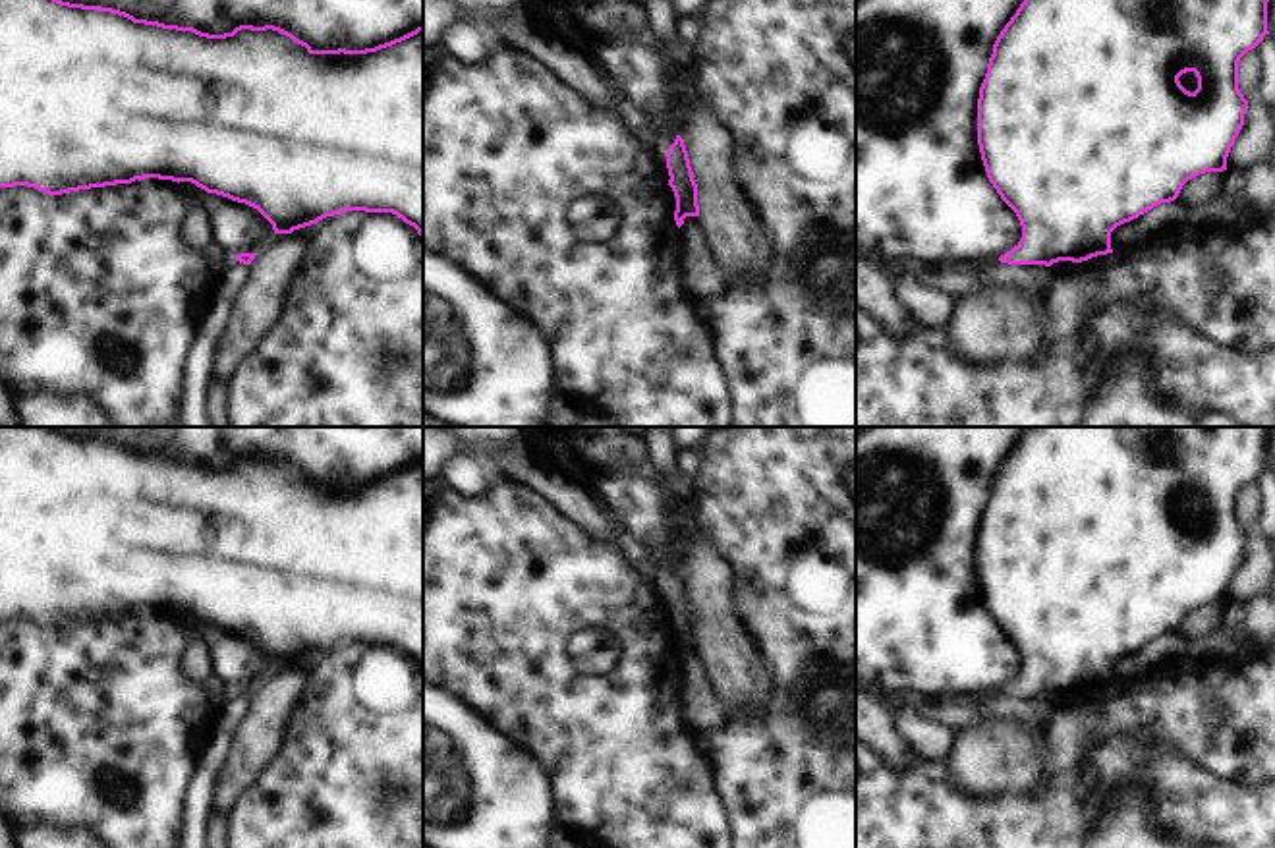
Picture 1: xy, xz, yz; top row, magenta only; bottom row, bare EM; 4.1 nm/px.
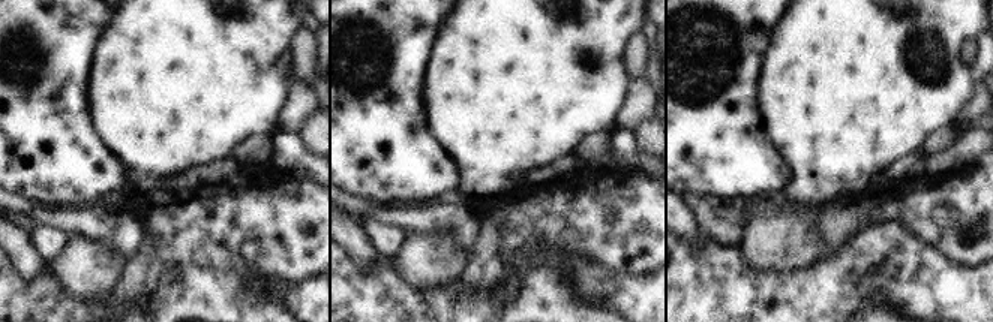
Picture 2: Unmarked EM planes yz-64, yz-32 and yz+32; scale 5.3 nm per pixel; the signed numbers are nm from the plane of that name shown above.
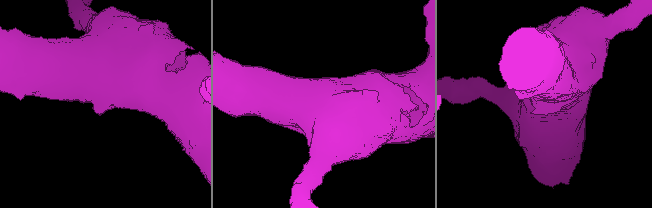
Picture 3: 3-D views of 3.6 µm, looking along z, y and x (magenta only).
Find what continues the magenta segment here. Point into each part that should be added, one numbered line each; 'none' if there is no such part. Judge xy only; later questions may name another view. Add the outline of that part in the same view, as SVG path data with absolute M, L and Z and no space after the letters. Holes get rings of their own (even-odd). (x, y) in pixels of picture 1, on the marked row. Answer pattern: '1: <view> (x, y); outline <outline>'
none

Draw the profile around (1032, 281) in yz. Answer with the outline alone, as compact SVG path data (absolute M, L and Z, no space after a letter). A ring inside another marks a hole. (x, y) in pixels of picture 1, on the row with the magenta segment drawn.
M993 263L981 269L943 269L937 272L918 270L916 278L929 290L943 292L954 299L978 297L989 290L1016 290L1035 309L1045 305L1045 292L1055 280L1045 265Z

